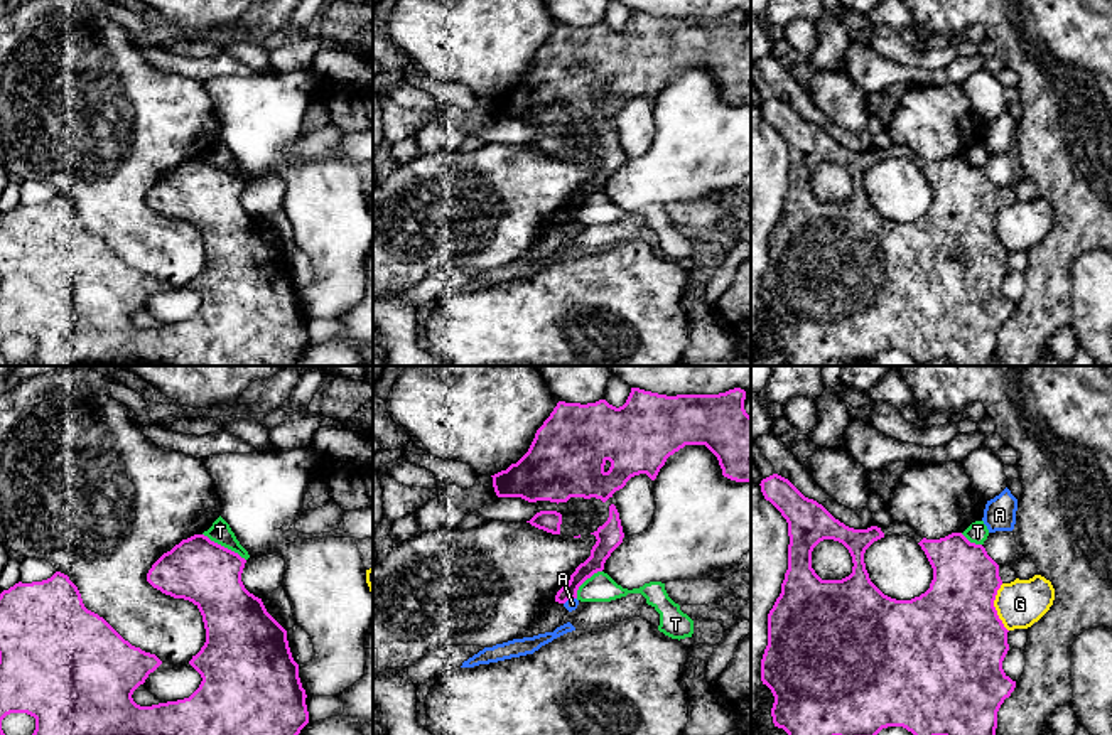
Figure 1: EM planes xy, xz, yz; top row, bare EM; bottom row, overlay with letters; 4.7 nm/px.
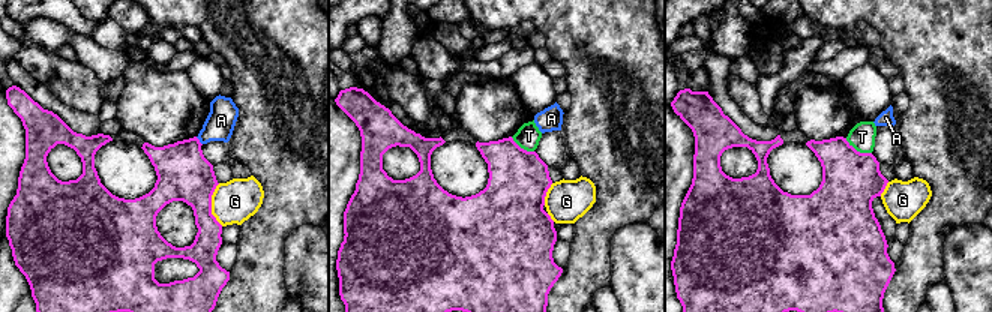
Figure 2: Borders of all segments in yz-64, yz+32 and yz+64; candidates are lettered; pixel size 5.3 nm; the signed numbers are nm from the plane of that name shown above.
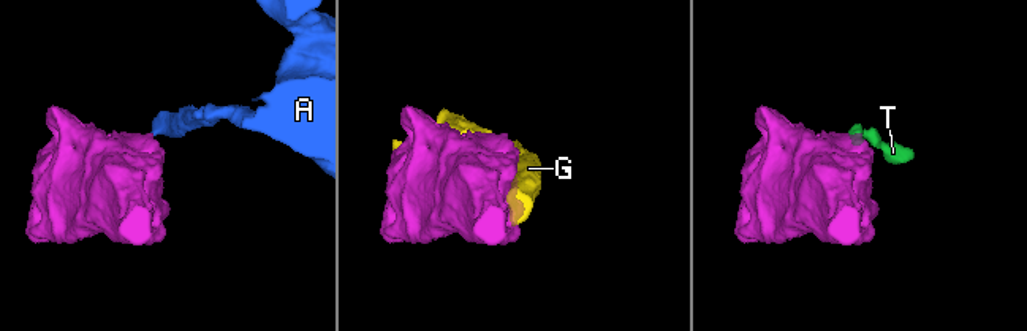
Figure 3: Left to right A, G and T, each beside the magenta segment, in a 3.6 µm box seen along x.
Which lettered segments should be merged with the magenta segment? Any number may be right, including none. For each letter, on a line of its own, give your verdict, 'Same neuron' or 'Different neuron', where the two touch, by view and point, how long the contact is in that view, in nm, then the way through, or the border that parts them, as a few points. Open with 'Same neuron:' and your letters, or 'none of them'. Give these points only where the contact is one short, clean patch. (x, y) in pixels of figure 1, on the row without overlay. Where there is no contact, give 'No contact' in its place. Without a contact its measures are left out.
Same neuron: none of them
A: Different neuron. Touches magenta at xz (569, 221). Shared border 70 nm. Boundary: xz (576, 219), (564, 226)
G: Different neuron. Touches magenta at yz (994, 230). Shared border 240 nm
T: Different neuron. Touches magenta at xy (223, 169). Shared border 240 nm. Boundary: xy (203, 155), (237, 174), (245, 182)

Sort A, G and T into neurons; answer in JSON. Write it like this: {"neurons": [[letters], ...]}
{"neurons": [["A"], ["G"], ["T"]]}

